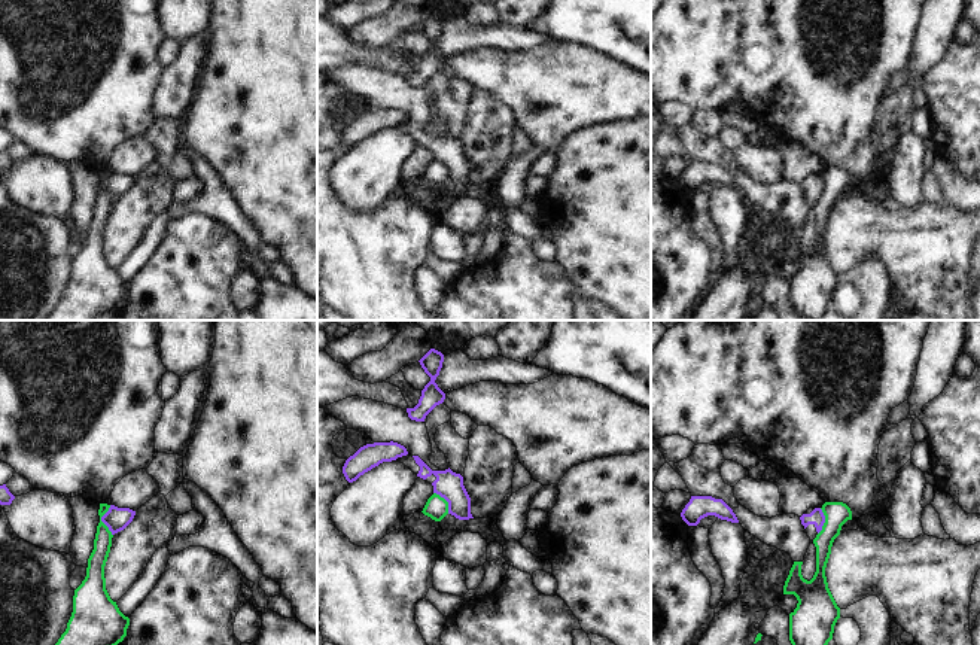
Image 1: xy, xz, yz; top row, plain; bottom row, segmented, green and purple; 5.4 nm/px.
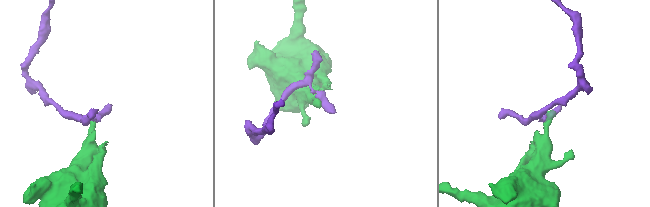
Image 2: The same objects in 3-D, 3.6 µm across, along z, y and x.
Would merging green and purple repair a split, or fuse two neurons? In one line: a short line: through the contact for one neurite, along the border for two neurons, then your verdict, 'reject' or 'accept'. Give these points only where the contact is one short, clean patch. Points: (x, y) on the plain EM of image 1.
line xy (109, 172), (102, 188), (112, 201); reject

